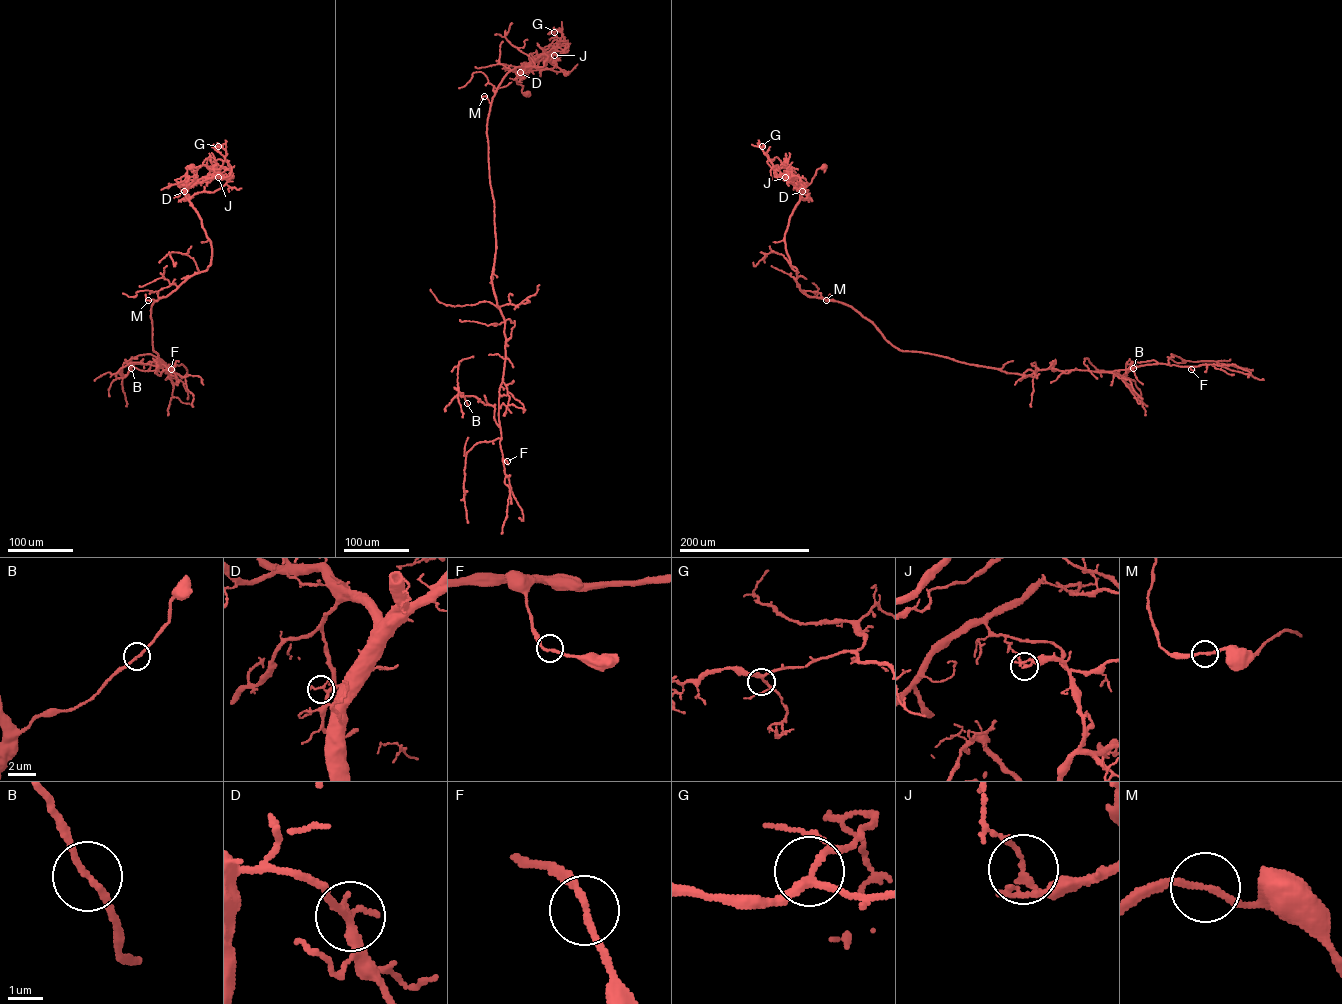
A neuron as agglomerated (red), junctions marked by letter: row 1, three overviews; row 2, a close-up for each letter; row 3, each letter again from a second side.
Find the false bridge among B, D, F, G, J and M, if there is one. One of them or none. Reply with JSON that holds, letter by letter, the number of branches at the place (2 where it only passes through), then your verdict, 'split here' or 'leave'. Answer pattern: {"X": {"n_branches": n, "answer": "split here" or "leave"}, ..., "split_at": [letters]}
{"B": {"n_branches": 2, "answer": "leave"}, "D": {"n_branches": 3, "answer": "leave"}, "F": {"n_branches": 2, "answer": "leave"}, "G": {"n_branches": 4, "answer": "leave"}, "J": {"n_branches": 4, "answer": "split here"}, "M": {"n_branches": 2, "answer": "leave"}, "split_at": ["J"]}

